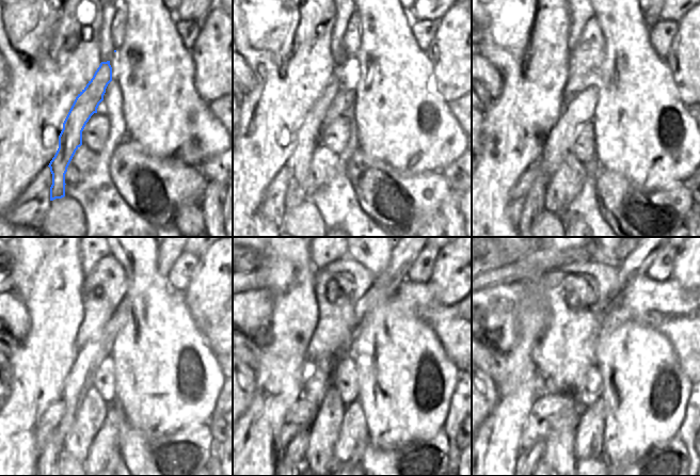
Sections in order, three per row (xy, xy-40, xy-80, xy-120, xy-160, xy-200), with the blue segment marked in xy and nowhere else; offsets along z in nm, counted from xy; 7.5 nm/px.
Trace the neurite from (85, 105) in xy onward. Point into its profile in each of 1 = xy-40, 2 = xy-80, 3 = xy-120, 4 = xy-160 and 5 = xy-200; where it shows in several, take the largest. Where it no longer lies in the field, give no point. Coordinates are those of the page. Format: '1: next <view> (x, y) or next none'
1: next xy-40 (309, 133)
2: next xy-80 (533, 206)
3: next xy-120 (50, 454)
4: next xy-160 (293, 454)
5: next xy-200 (535, 454)

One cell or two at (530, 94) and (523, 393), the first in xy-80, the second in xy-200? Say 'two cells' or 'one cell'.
one cell

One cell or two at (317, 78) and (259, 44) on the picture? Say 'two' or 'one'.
one

